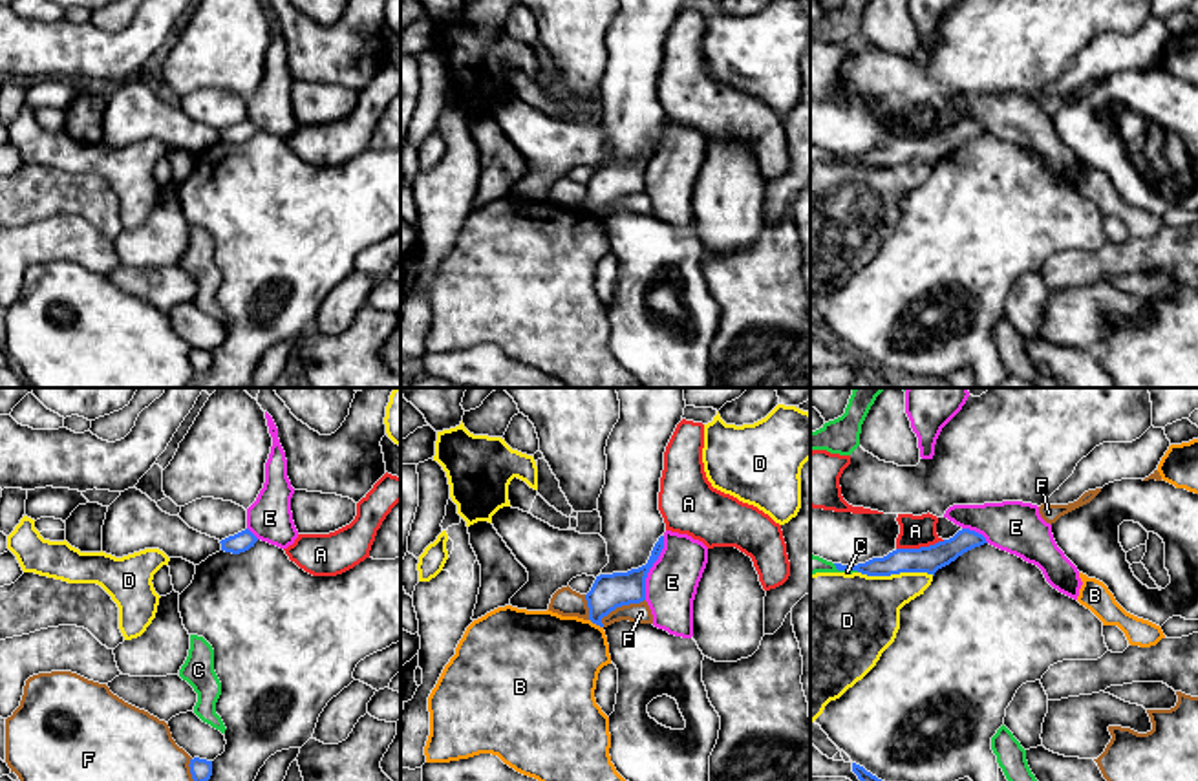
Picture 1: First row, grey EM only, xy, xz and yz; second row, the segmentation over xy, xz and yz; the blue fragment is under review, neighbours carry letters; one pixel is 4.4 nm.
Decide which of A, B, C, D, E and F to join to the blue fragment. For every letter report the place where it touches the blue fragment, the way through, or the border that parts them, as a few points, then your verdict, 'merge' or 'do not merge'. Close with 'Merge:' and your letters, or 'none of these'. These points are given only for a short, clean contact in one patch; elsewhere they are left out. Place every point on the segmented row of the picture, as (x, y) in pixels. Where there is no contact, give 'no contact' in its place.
A: meets blue in yz at (920, 547); border along yz (944, 540), (933, 545), (897, 549); do not merge
B: meets blue in xz at (597, 624); border along xz (589, 619), (602, 628); do not merge
C: meets blue in yz at (845, 569); do not merge
D: meets blue in yz at (897, 573); do not merge
E: meets blue in xz at (652, 566); border along xz (664, 536), (664, 547), (646, 578), (644, 599); do not merge
F: meets blue in xz at (619, 606); do not merge
Merge: none of these

